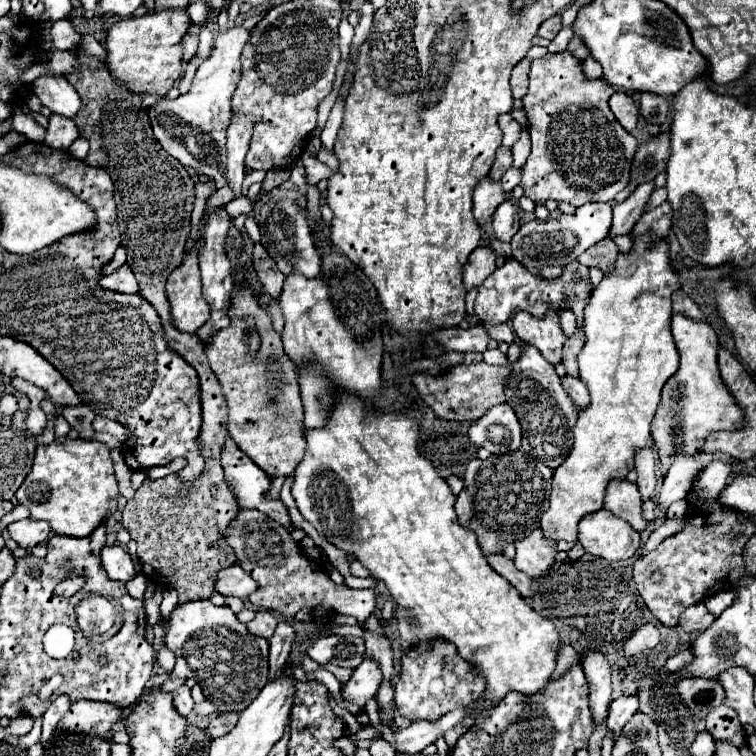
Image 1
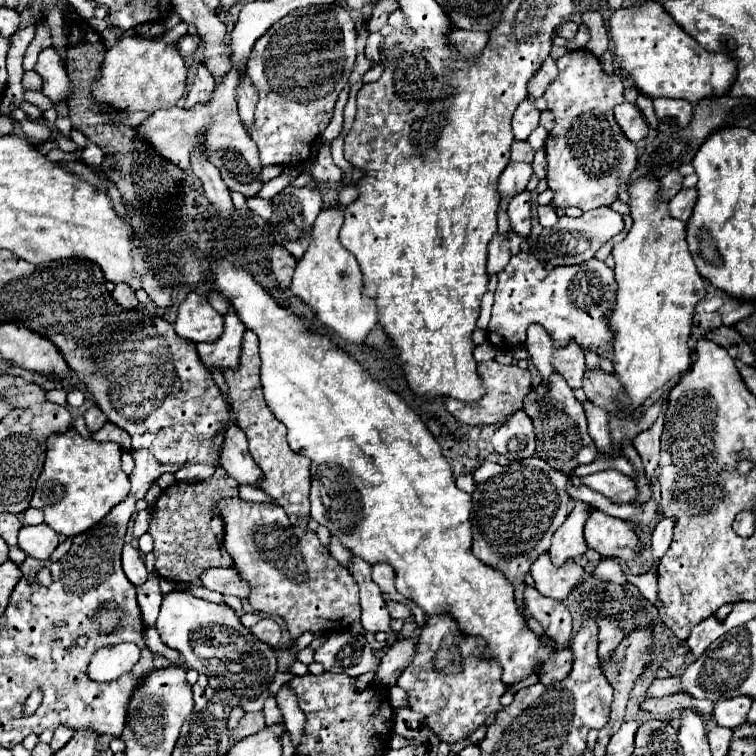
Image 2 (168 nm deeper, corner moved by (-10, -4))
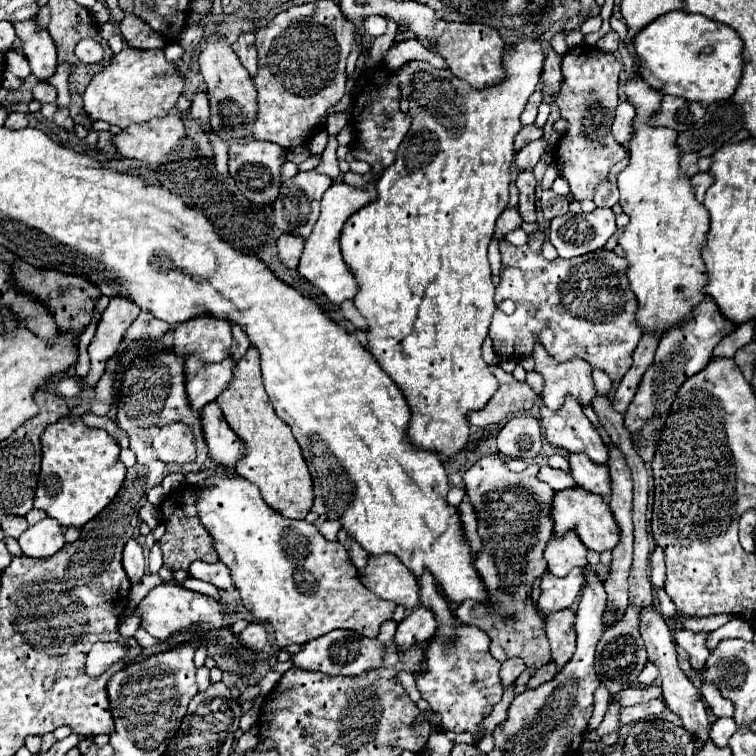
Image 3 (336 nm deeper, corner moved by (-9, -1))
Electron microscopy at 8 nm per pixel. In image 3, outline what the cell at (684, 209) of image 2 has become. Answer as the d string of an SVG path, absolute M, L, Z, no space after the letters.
M697 173L697 175L693 175L691 177L691 183L693 183L693 187L695 187L695 195L697 195L697 199L699 201L703 201L703 195L705 195L705 191L711 187L711 183L713 183L713 175L711 173Z

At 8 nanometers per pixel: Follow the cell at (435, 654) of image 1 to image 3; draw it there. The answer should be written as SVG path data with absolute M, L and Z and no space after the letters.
M425 569L425 573L417 579L419 585L419 601L423 607L431 609L437 617L437 633L429 643L425 661L421 665L421 673L415 677L417 689L421 697L429 701L433 711L437 711L443 719L441 729L451 729L453 733L469 731L481 741L481 723L491 713L491 709L501 701L503 685L499 681L501 663L493 659L489 653L489 635L477 627L457 623L453 613L449 611L447 601L439 595L433 575Z

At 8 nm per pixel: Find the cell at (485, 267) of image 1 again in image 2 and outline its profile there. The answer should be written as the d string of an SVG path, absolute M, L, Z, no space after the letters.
M496 234L492 240L490 240L490 246L488 246L488 274L494 276L494 274L500 274L504 270L504 266L508 264L510 260L510 248L508 248L508 236L502 236L502 234Z

